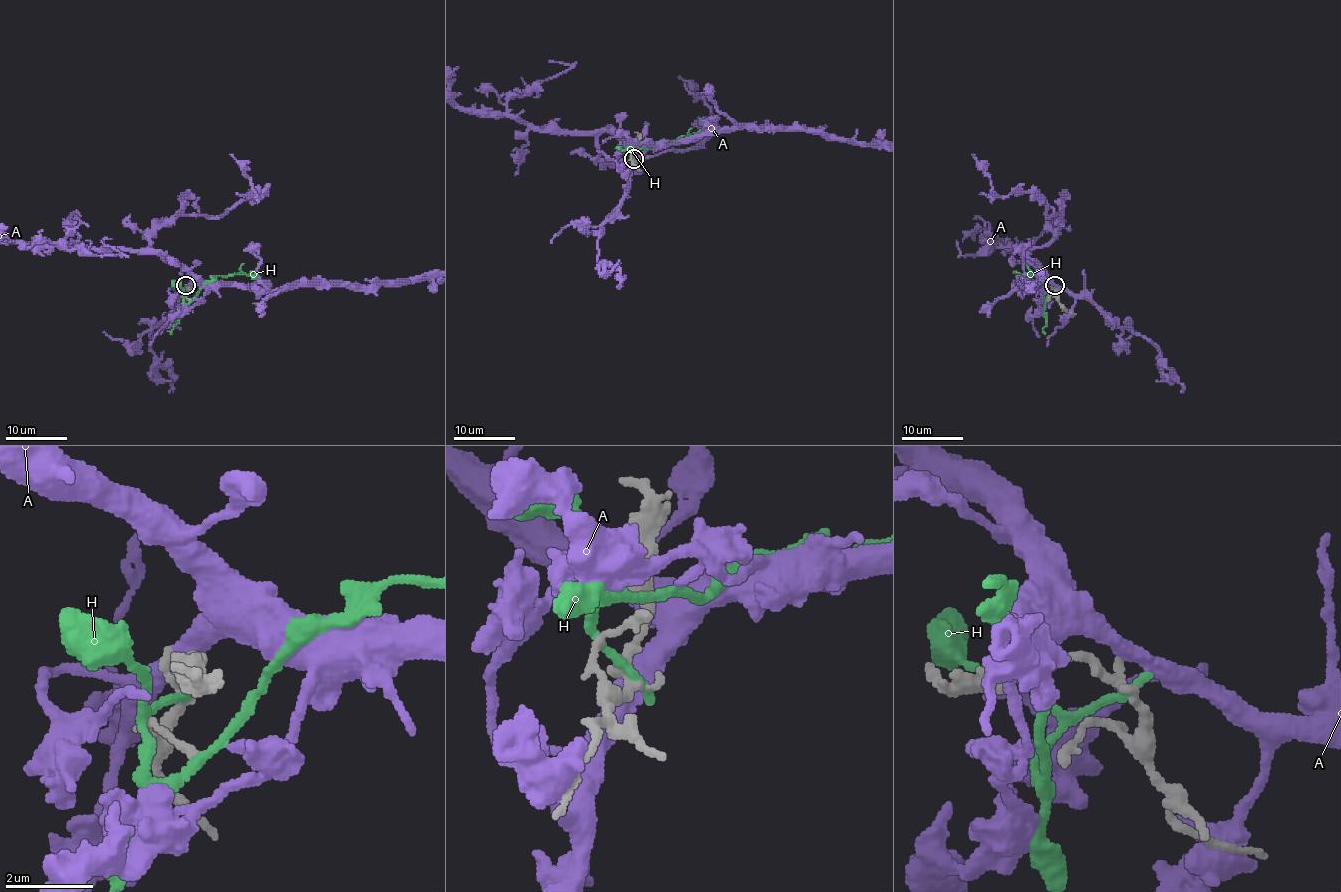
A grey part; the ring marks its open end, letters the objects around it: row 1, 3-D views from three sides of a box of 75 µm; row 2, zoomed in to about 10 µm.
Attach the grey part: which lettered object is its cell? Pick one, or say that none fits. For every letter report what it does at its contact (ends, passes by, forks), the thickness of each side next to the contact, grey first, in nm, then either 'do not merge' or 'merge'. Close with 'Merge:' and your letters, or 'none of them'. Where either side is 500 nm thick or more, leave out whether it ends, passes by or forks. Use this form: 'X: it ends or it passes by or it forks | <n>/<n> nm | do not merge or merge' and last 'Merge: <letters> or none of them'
A: it passes by | 160/440 nm | do not merge
H: it ends | 240/240 nm | do not merge
Merge: none of them

